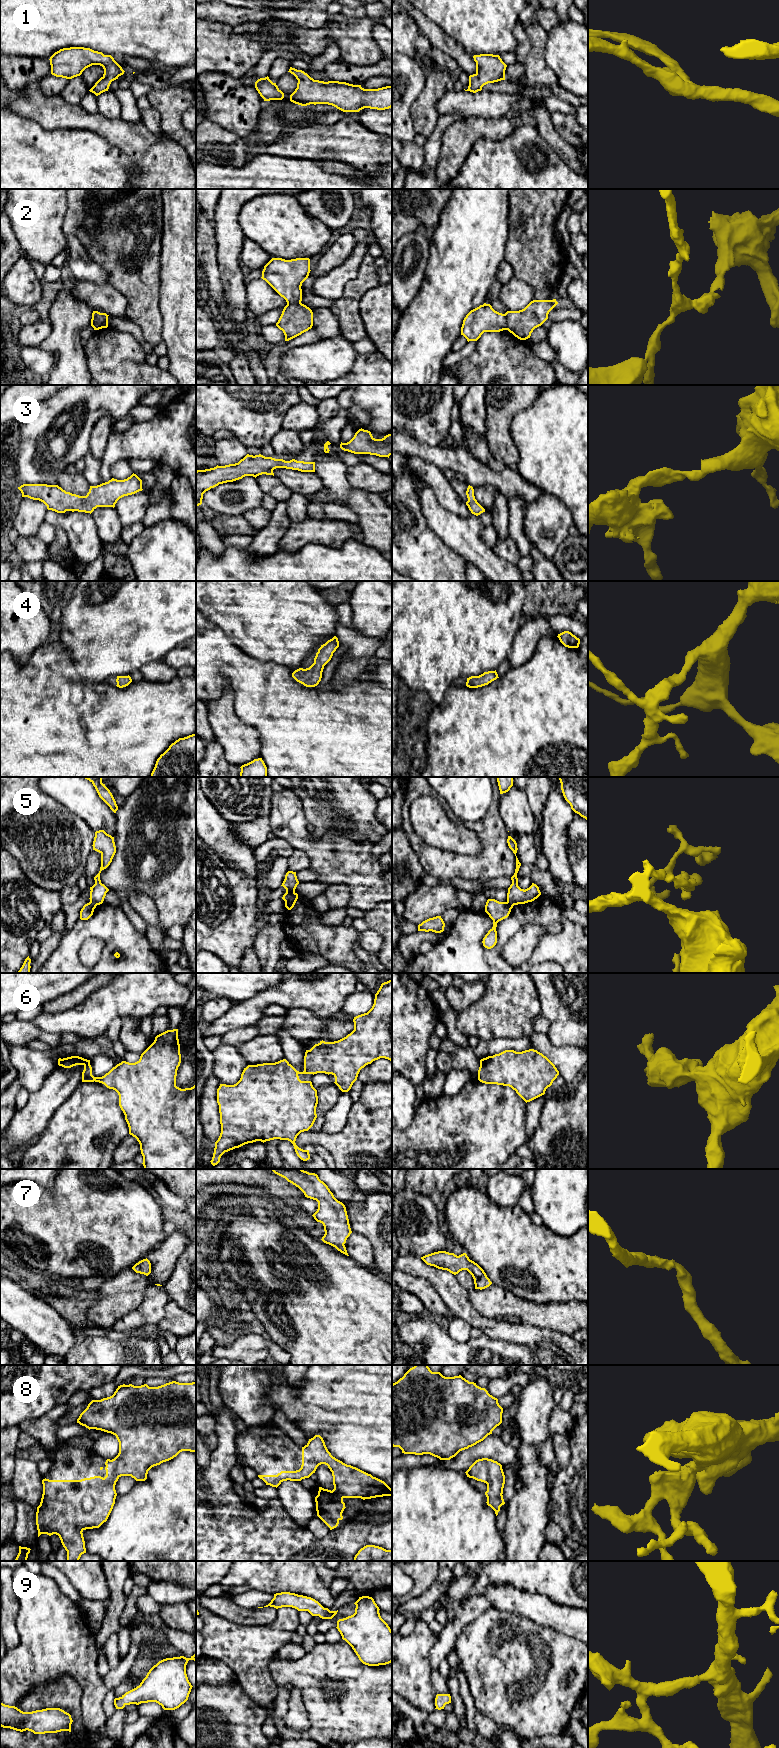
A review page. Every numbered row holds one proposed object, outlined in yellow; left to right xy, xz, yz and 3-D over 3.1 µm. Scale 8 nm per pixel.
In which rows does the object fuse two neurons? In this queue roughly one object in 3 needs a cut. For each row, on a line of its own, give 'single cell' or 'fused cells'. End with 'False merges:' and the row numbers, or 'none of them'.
1: single cell
2: fused cells
3: single cell
4: single cell
5: fused cells
6: single cell
7: single cell
8: single cell
9: single cell
False merges: 2, 5

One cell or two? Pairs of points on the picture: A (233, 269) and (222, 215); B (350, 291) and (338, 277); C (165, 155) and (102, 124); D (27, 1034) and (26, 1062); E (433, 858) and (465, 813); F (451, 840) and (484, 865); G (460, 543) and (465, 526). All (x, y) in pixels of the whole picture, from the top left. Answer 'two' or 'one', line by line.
A: one
B: two
C: one
D: two
E: two
F: two
G: one

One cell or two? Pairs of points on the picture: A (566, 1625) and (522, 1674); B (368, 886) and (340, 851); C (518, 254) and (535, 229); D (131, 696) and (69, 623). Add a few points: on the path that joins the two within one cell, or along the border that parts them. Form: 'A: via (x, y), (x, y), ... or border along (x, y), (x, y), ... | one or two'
A: border along (537, 1623), (549, 1626), (577, 1640) | two
B: via (364, 877), (348, 860) | one
C: via (524, 248), (532, 240), (532, 235) | one
D: border along (104, 681), (89, 683), (81, 687) | two

